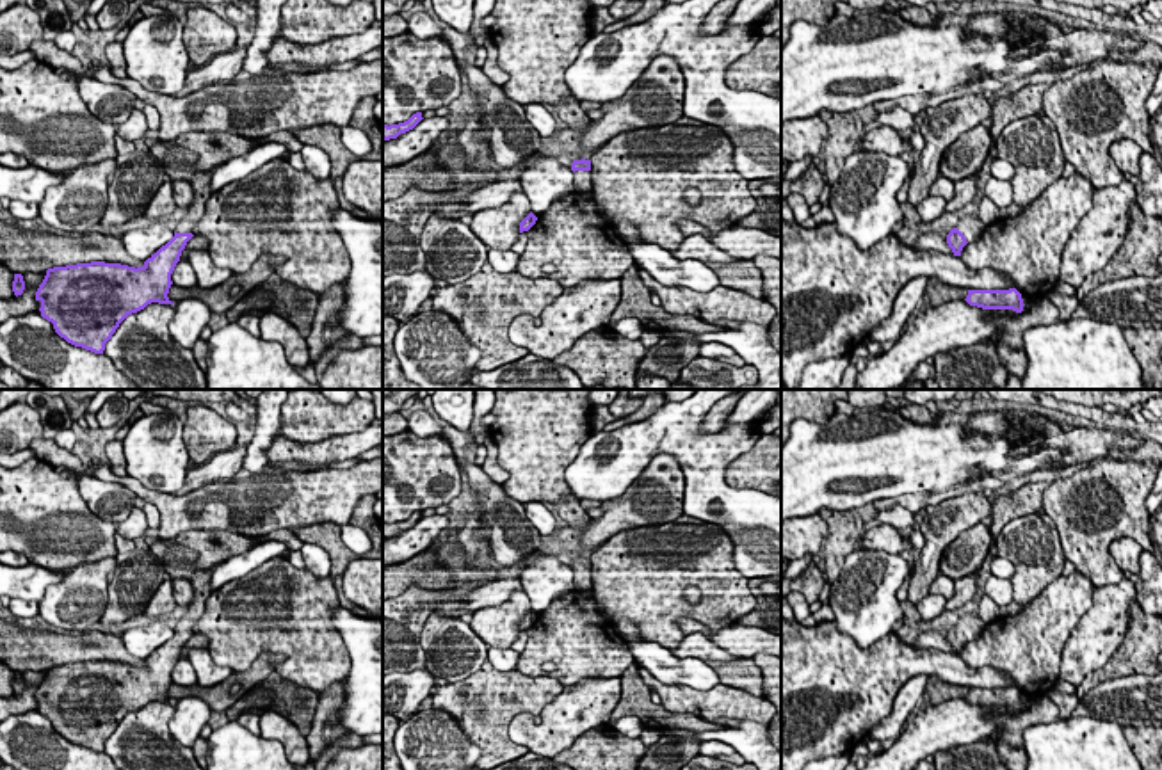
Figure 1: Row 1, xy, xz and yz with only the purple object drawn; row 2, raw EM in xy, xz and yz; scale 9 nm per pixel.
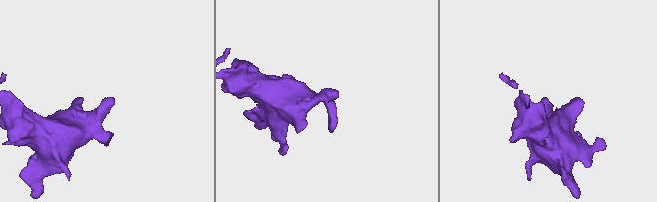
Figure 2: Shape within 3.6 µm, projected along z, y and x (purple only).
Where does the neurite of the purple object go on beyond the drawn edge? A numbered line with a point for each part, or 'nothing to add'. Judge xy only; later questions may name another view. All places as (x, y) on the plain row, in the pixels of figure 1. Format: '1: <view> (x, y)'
1: xy (200, 582)

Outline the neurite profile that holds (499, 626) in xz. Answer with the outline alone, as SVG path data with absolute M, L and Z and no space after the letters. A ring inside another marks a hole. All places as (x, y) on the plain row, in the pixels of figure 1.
M525 590L495 606L477 610L468 617L473 633L489 647L509 649L520 635L520 621L530 612L530 599Z

